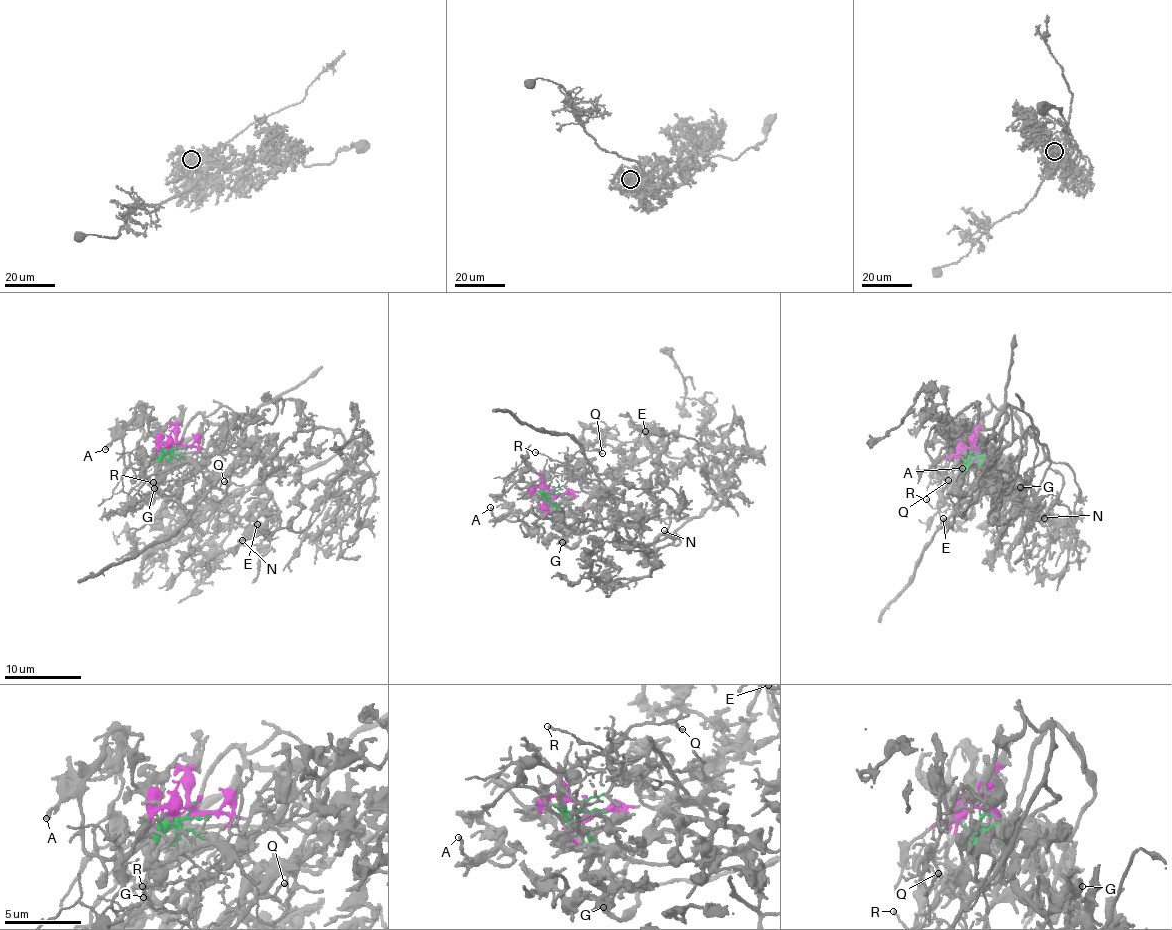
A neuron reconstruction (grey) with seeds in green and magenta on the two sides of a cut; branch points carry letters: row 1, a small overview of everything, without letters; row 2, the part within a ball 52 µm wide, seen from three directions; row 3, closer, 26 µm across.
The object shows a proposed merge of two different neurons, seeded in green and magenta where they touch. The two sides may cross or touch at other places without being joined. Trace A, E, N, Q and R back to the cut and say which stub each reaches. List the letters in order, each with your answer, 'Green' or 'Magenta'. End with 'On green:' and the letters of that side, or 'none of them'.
A: Magenta
E: Magenta
N: Magenta
Q: Green
R: Green
On green: Q, R

